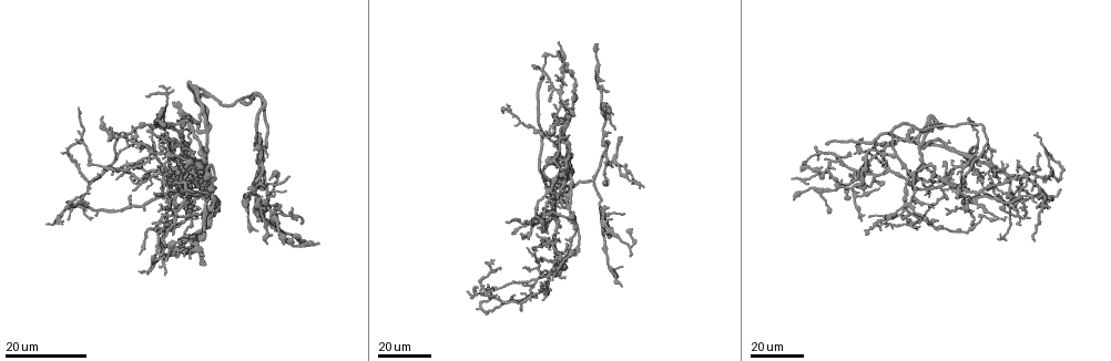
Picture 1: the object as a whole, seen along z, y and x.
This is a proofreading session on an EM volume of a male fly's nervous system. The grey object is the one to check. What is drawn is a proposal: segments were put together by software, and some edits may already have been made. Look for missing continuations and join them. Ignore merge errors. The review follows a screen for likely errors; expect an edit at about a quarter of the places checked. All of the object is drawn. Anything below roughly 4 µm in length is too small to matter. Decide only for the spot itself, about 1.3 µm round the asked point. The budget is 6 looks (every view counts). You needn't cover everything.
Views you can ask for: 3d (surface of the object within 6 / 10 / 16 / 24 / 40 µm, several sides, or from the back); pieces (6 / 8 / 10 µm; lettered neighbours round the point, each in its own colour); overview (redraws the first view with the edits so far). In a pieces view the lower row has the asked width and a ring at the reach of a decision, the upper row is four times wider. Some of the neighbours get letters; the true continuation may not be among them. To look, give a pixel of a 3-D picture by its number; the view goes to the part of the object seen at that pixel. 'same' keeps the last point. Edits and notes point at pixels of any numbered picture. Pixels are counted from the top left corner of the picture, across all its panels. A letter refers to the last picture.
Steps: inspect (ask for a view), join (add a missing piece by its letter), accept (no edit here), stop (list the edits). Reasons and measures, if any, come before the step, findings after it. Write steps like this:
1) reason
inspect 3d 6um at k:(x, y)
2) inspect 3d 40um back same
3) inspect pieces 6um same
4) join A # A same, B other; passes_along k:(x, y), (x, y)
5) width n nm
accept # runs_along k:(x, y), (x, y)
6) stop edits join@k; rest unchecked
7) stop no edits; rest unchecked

tapers out
inspect 3d 16um at 1:(257, 230)

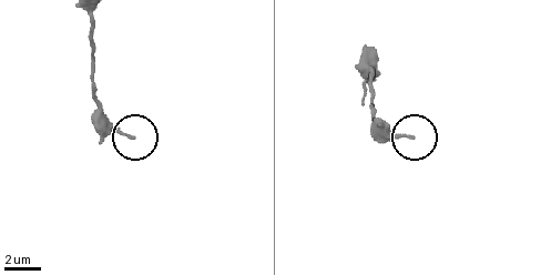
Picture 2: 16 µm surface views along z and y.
see the neighbours
inspect pieces 6um at 2:(129, 138)

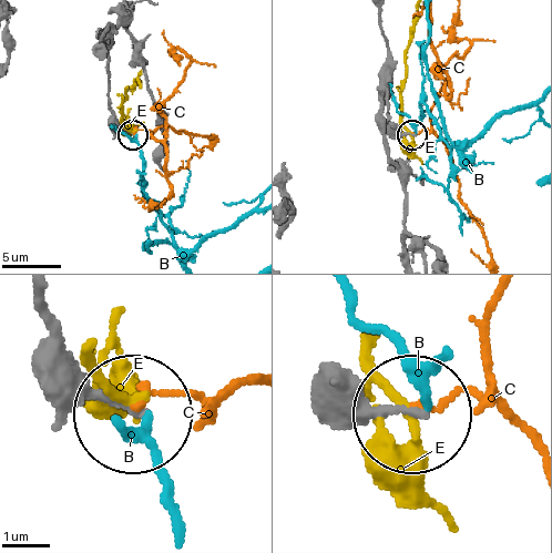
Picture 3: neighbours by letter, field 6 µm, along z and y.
width 150 nm
accept # B other, C other, E other; runs_along 3:(38, 295), (73, 366), (130, 410); none of them fits

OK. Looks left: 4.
free end
inspect 3d 24um at 1:(504, 221)

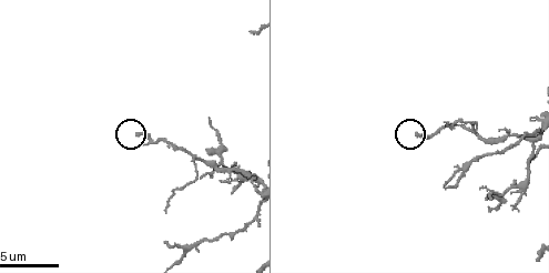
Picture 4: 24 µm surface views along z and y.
inspect pieces 10um at 4:(419, 134)

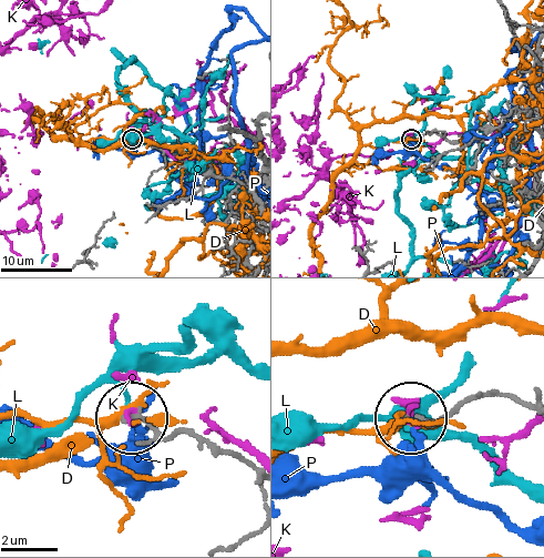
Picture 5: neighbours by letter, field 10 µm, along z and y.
width 190 nm
accept # D other, K other, L other, P other; none of them fits

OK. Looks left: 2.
an open end
inspect 3d 16um at 1:(1019, 160)

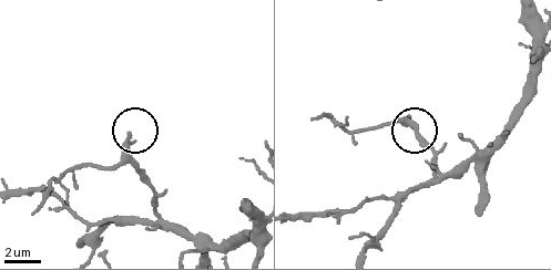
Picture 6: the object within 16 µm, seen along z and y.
see the neighbours
inspect pieces 6um at 6:(132, 135)

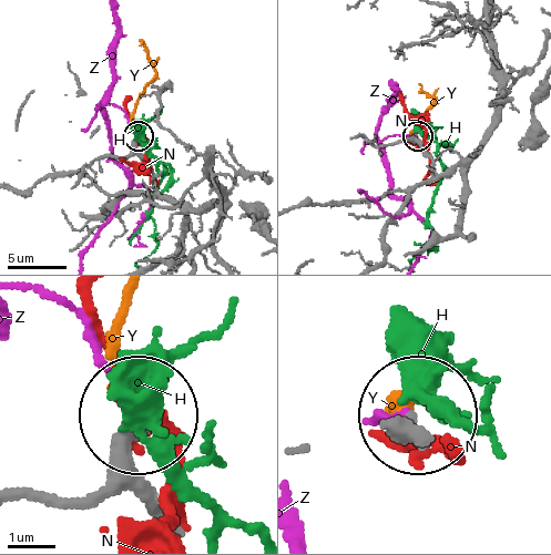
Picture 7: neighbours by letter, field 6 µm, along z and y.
join Y # H other, N other, Y same, Z other; the neuron continues

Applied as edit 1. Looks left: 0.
stop edits join@7; rest unchecked

